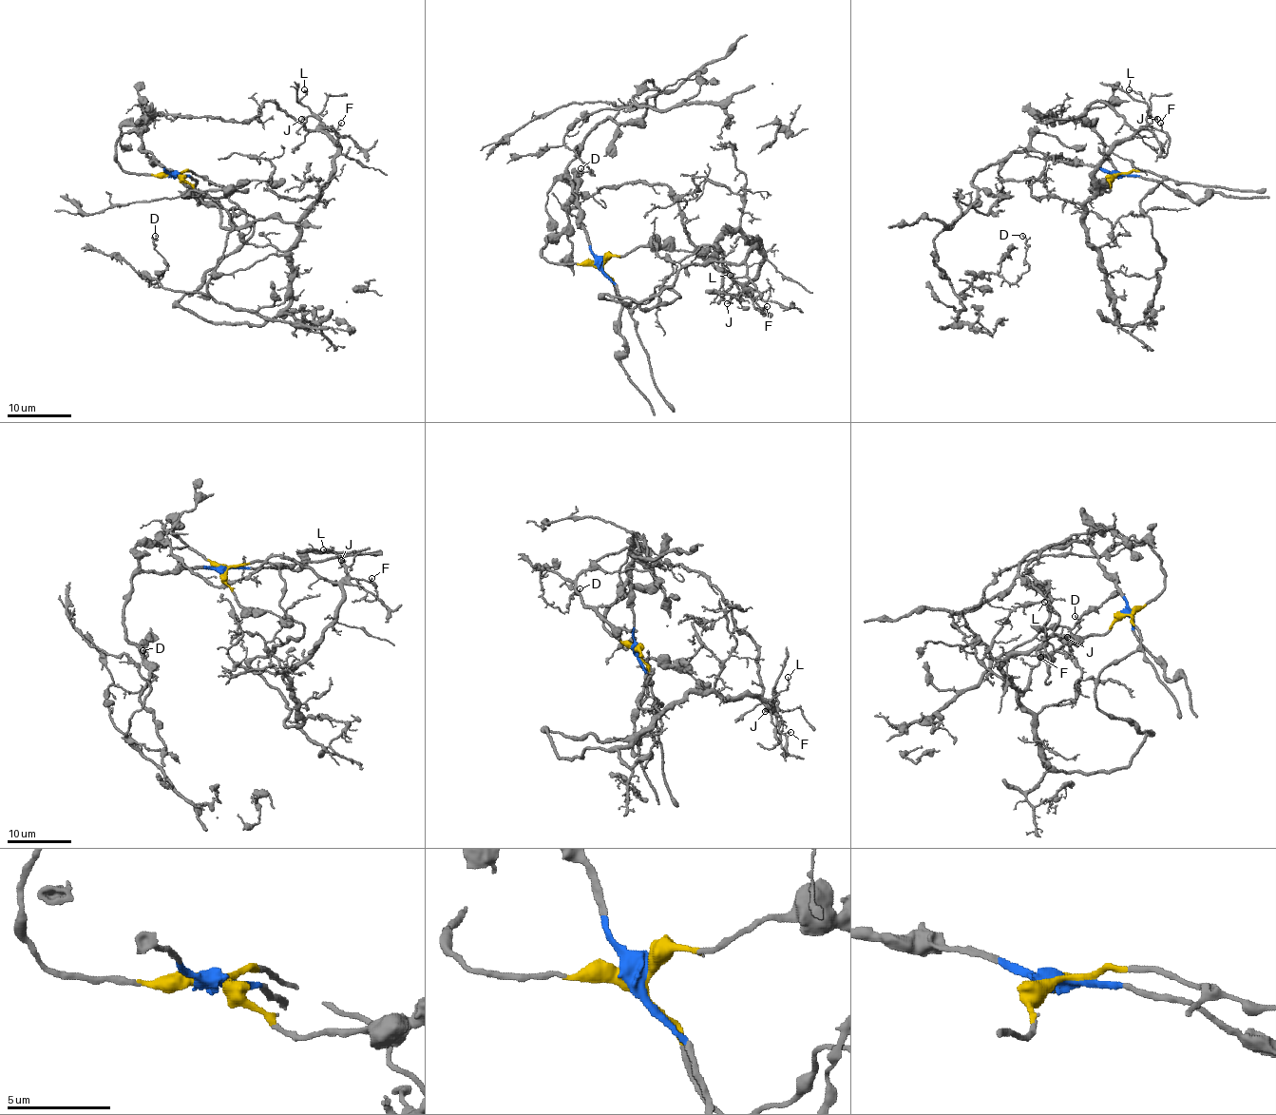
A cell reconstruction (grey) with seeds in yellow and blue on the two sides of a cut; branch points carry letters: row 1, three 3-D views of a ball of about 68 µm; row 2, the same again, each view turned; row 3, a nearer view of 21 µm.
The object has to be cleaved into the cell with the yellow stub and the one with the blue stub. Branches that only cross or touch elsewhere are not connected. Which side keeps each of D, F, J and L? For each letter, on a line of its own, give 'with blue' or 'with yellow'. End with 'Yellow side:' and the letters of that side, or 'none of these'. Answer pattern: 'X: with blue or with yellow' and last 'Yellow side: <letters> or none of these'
D: with blue
F: with yellow
J: with yellow
L: with yellow
Yellow side: F, J, L

